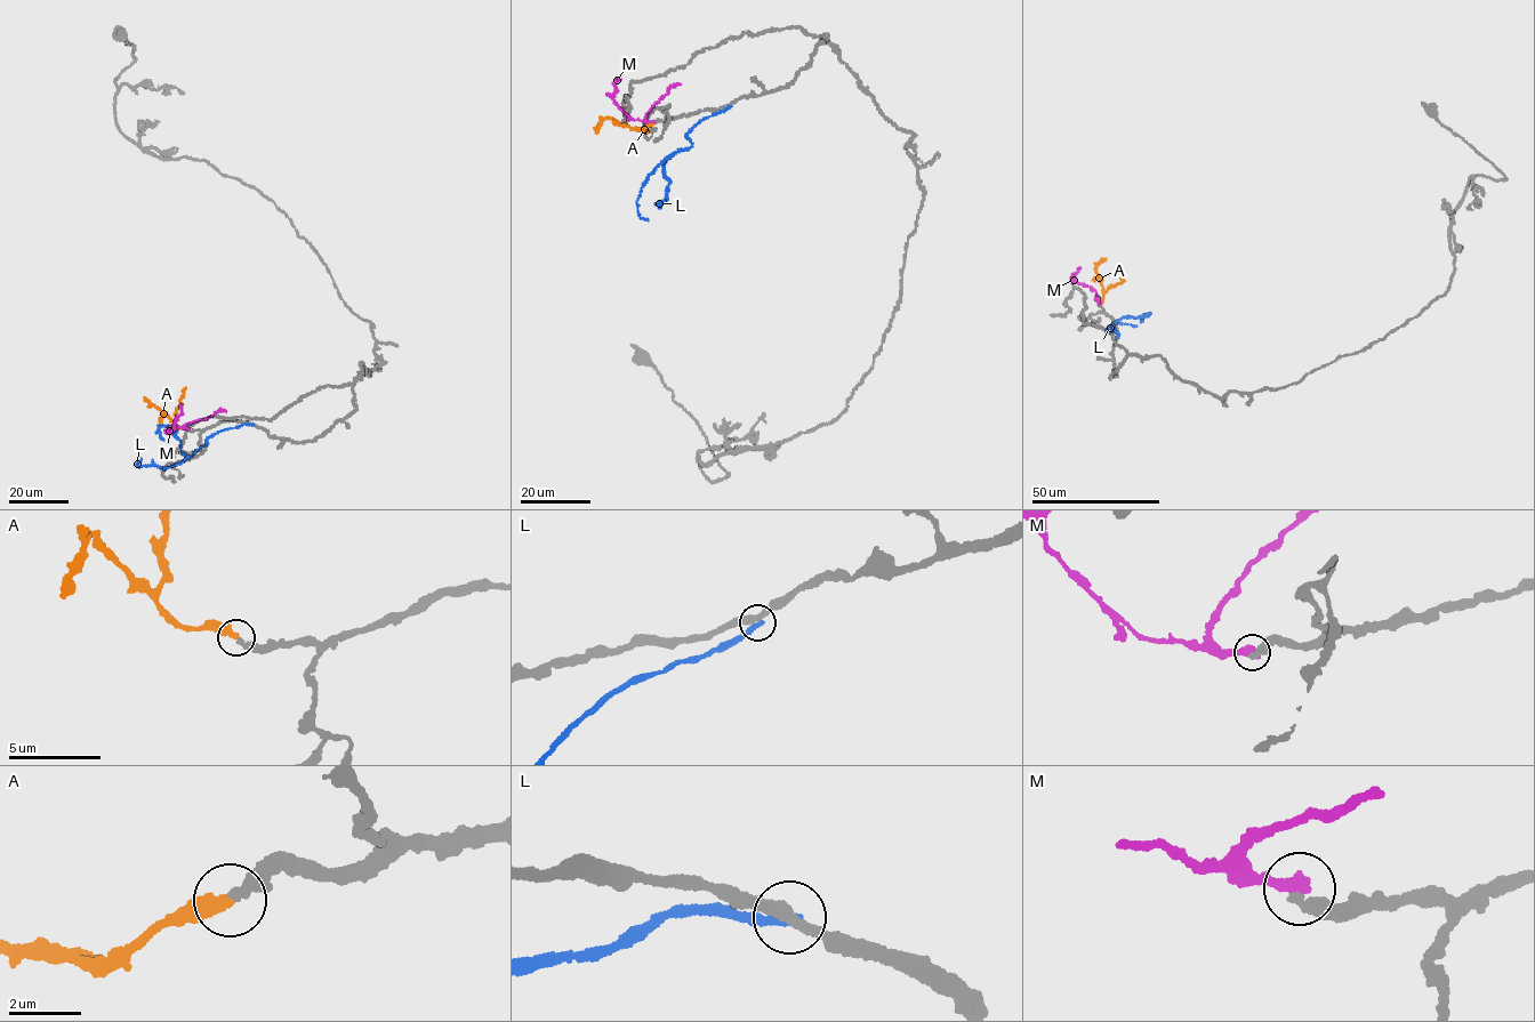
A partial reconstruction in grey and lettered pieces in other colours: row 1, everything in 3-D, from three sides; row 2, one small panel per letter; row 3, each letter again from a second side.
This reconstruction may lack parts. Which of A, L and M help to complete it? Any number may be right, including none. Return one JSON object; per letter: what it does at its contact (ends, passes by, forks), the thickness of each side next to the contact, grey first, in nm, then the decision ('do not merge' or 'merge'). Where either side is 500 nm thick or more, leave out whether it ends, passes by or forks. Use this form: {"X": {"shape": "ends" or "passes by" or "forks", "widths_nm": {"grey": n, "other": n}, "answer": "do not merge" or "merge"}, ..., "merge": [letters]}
{"A": {"shape": "ends", "widths_nm": {"grey": 320, "other": 400}, "answer": "merge"}, "L": {"shape": "ends", "widths_nm": {"grey": 340, "other": 280}, "answer": "do not merge"}, "M": {"shape": "ends", "widths_nm": {"grey": 440, "other": 400}, "answer": "do not merge"}, "merge": ["A"]}

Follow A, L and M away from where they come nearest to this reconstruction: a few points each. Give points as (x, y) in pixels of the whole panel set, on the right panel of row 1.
A: (1101, 303), (1100, 276), (1095, 268), (1106, 258)
L: (1117, 337), (1112, 324), (1117, 332), (1106, 330), (1112, 323), (1136, 326)
M: (1101, 304), (1092, 288), (1071, 281), (1081, 268)

